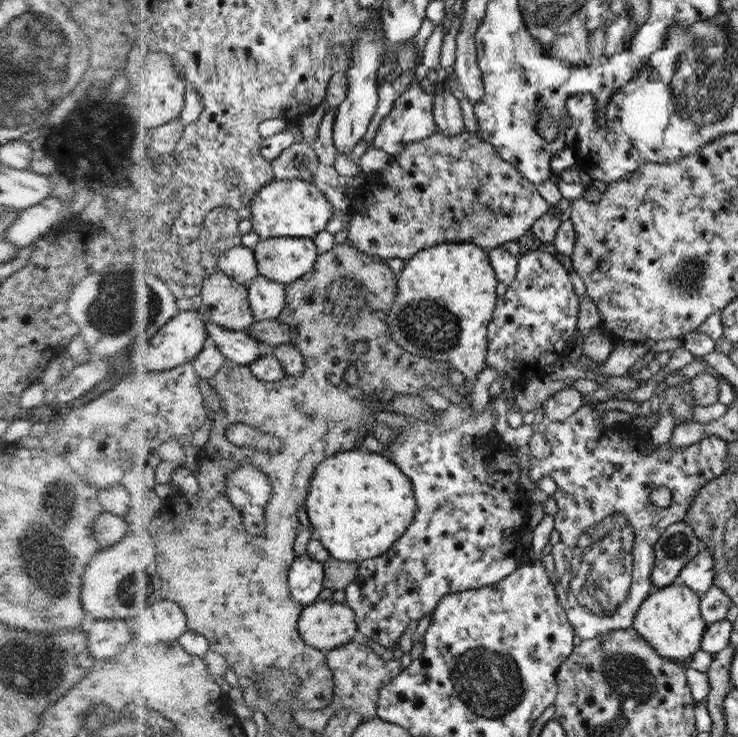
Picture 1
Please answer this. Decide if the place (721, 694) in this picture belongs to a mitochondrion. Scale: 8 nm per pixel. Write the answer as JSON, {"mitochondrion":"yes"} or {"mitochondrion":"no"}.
{"mitochondrion":"no"}

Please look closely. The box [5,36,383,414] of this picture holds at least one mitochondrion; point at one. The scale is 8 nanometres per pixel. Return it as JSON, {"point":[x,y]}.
{"point":[113,305]}

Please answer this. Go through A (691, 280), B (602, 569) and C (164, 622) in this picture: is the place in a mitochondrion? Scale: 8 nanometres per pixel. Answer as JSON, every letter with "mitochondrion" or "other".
{"A":"mitochondrion","B":"mitochondrion","C":"other"}

